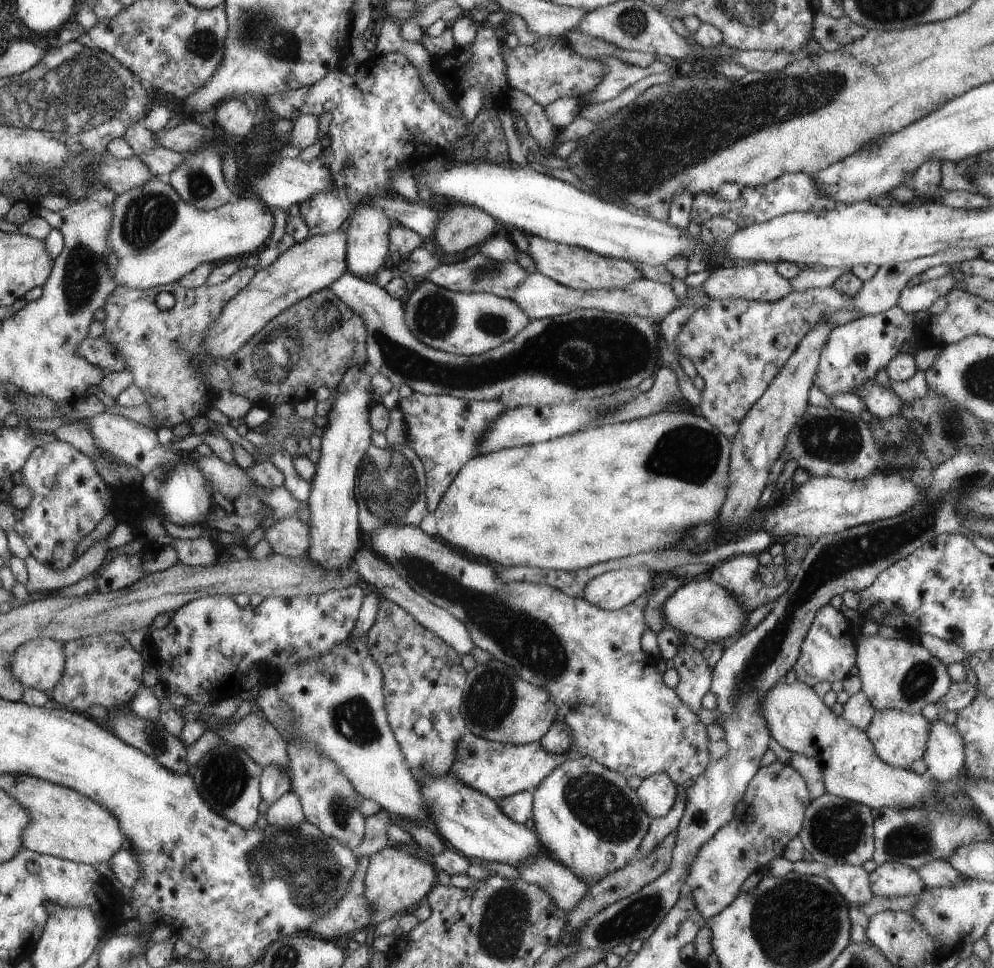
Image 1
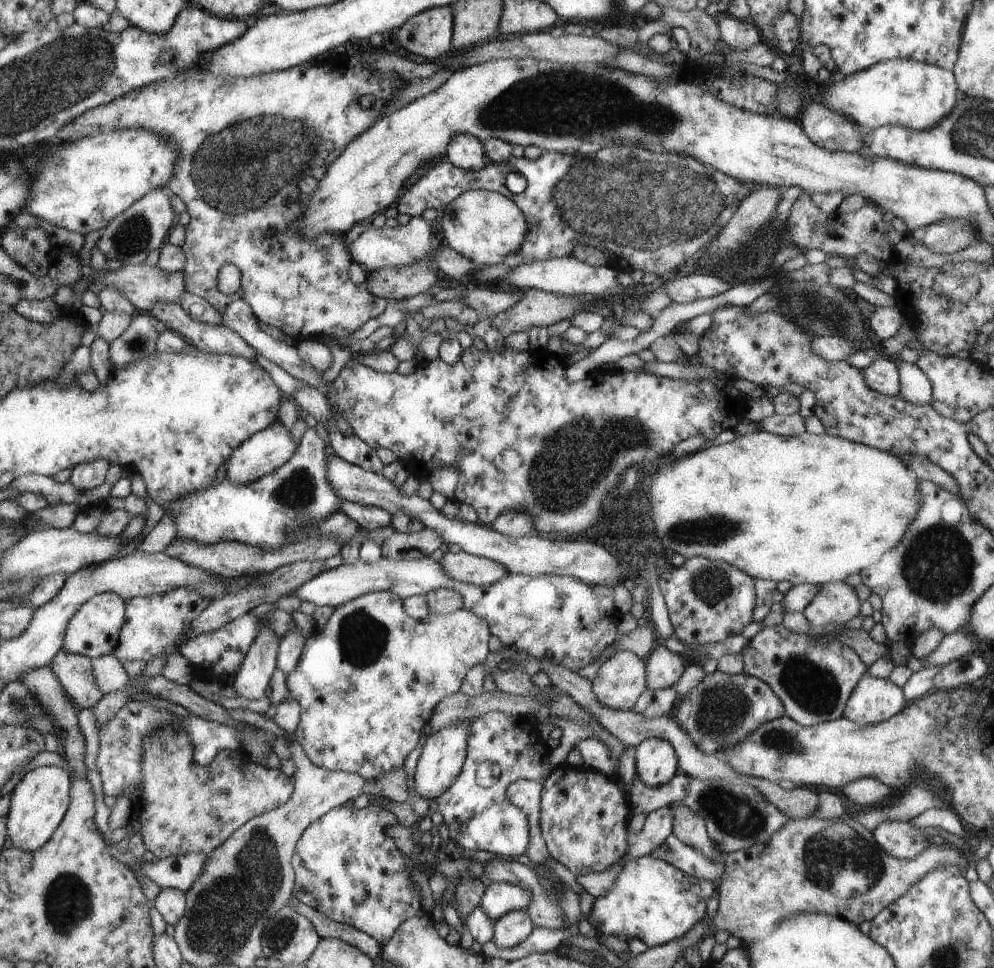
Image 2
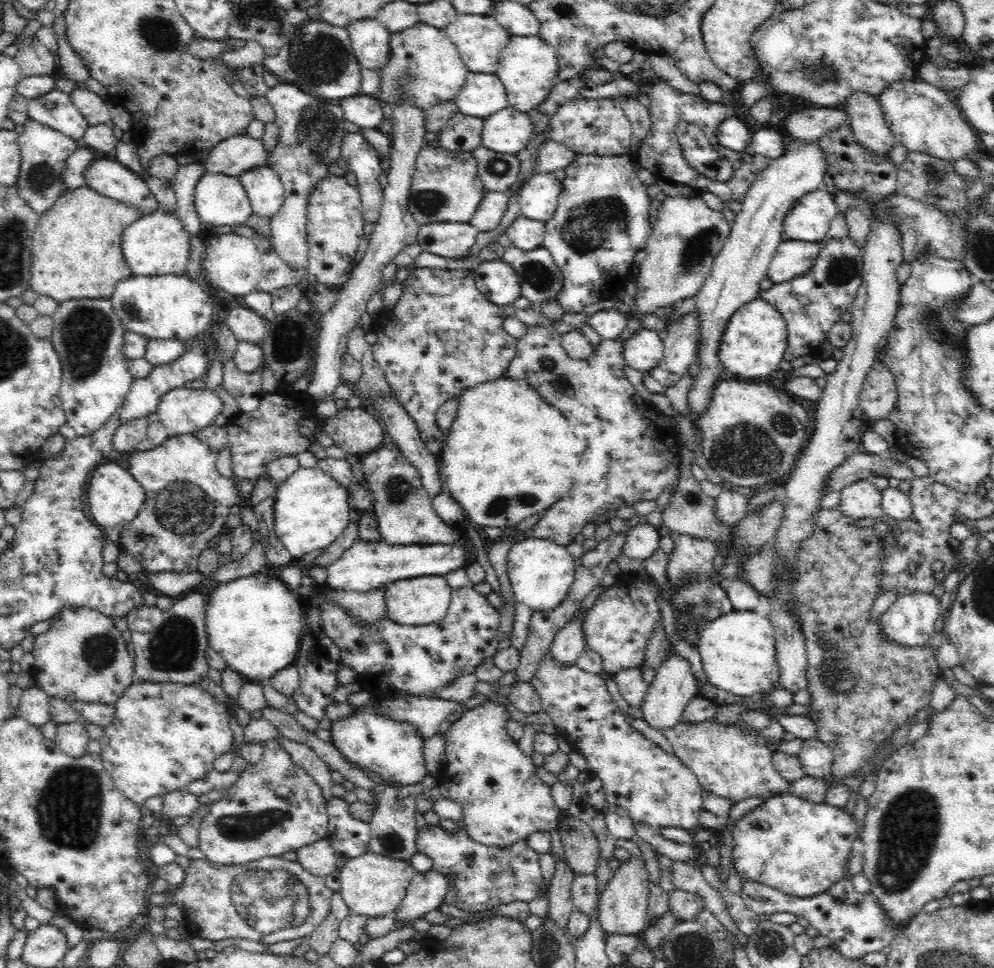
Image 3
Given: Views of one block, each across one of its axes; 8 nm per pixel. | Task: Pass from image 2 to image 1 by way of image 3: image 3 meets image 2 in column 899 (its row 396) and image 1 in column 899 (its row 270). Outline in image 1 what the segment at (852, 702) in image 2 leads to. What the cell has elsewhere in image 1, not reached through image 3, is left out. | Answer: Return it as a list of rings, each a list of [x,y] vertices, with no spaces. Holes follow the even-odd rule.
[[[877,710],[865,730],[867,738],[871,740],[875,754],[889,766],[907,770],[915,760],[923,758],[925,746],[927,746],[927,730],[929,720],[919,714],[909,714],[901,710]]]

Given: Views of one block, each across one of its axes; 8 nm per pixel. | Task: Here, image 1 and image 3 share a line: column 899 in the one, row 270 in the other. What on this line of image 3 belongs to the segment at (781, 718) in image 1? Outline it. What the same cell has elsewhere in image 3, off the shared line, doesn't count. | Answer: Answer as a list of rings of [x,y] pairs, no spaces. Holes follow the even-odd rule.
[[[786,240],[778,246],[768,278],[774,280],[774,284],[790,284],[790,280],[804,276],[816,262],[824,242],[796,242],[796,240]]]

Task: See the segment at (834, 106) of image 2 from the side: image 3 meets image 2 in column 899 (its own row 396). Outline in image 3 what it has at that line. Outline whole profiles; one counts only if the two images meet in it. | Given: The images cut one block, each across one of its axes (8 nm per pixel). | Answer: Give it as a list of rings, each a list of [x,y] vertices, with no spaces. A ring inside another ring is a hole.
[[[80,298],[62,302],[52,320],[54,326],[48,340],[62,364],[62,386],[58,396],[66,412],[66,422],[74,428],[76,436],[92,436],[126,402],[126,396],[136,380],[126,366],[128,358],[122,354],[128,330],[114,312],[110,298]]]

